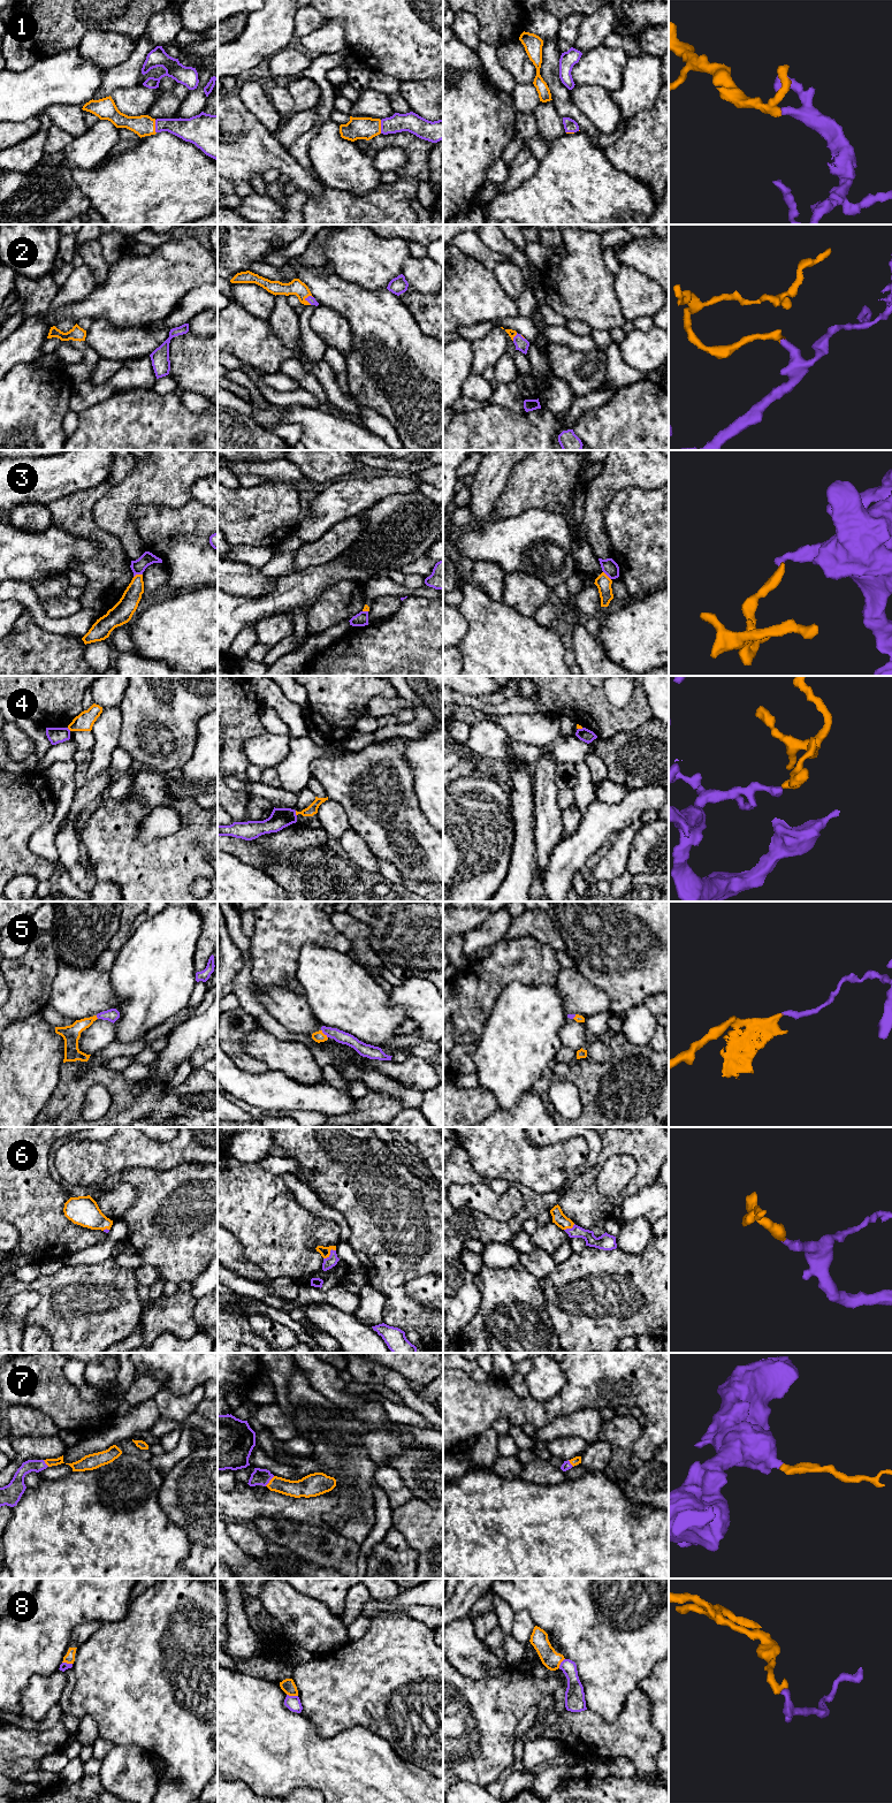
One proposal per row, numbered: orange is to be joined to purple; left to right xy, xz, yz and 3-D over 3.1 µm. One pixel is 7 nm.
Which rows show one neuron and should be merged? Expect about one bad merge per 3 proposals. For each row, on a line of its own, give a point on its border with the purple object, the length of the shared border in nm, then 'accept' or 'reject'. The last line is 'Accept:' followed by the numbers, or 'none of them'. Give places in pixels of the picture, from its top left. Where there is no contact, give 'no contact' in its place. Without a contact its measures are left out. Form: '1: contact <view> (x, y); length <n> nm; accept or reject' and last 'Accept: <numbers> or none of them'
1: contact xz (381, 127); length 100 nm; accept
2: contact xz (306, 299); length 70 nm; accept
3: contact xy (137, 573); length 70 nm; reject
4: contact xz (295, 813); length 40 nm; reject
5: contact xz (323, 1033); length 80 nm; accept
6: contact xz (330, 1253); length 110 nm; accept
7: contact xz (269, 1480); length 100 nm; accept
8: contact xz (292, 1696); length 80 nm; reject
Accept: 1, 2, 5, 6, 7

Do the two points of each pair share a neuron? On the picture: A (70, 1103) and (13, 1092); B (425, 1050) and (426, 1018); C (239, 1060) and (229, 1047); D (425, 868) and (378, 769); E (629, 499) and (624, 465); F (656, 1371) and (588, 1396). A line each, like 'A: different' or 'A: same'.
A: different
B: different
C: same
D: same
E: different
F: same

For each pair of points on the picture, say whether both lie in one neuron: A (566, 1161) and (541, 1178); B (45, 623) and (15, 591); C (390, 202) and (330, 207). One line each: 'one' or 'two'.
A: one
B: one
C: one

